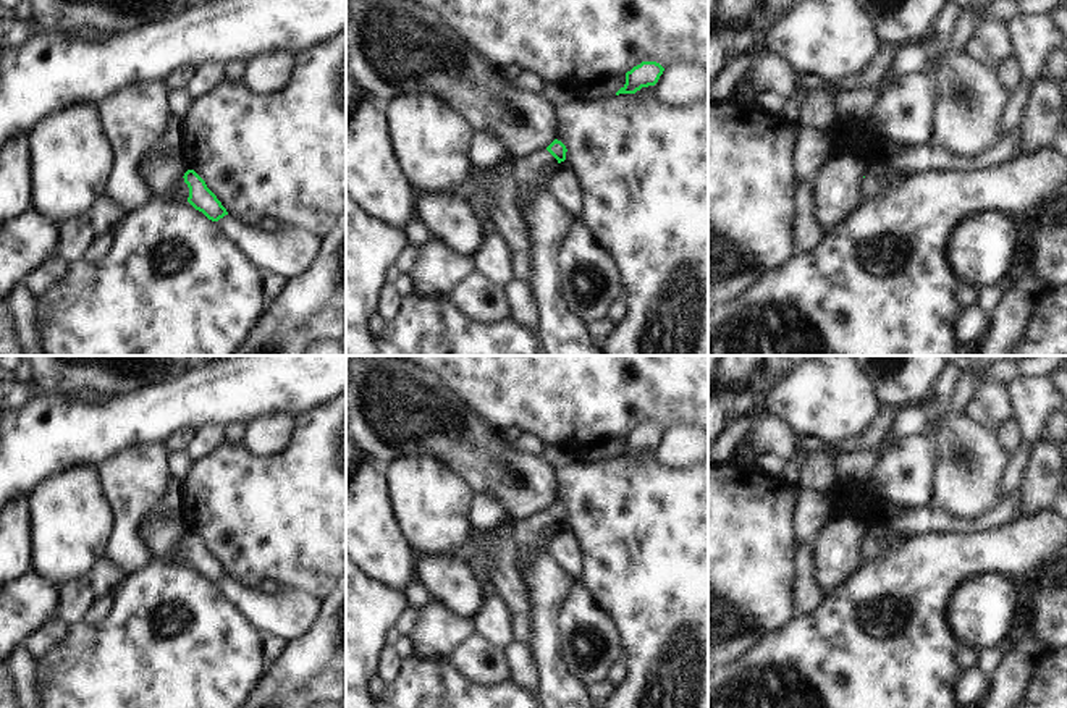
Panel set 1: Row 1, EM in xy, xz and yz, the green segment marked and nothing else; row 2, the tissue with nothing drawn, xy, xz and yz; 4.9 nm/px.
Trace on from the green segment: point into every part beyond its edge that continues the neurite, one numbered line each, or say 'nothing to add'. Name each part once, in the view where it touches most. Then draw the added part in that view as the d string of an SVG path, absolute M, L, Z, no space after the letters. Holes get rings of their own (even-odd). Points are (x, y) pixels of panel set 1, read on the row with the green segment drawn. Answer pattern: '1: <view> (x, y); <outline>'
1: xy (181, 191); M184 178L178 179L175 184L175 197L176 197L176 200L188 200L189 188L184 183Z

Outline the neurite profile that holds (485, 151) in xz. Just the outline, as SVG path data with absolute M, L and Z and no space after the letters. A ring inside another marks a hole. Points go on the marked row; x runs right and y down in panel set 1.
M474 133L470 139L470 166L490 170L503 158L508 158L509 154L503 144L487 133Z

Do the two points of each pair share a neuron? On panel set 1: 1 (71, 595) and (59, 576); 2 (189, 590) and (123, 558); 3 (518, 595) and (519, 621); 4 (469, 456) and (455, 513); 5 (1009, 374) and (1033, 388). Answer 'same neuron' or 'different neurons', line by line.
1: different neurons
2: different neurons
3: same neuron
4: different neurons
5: different neurons

